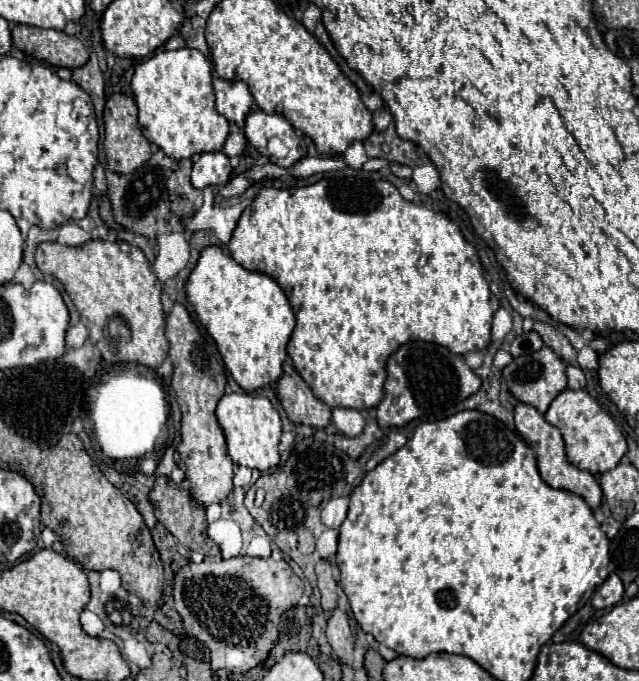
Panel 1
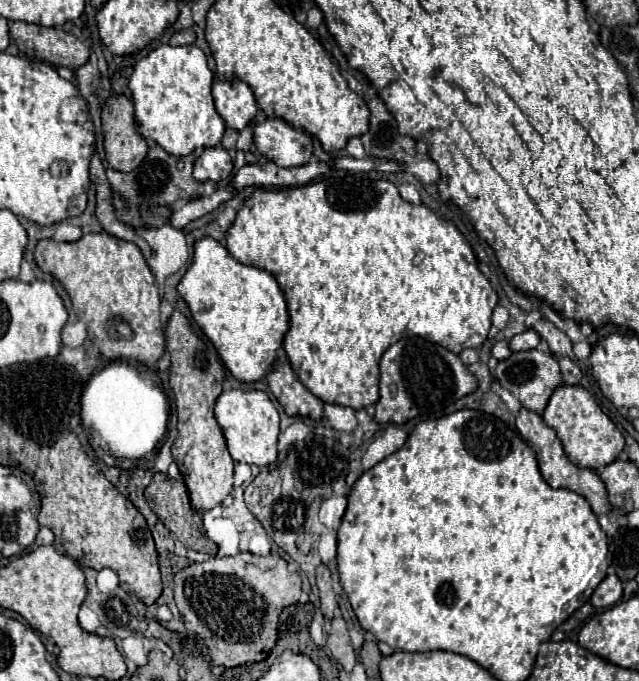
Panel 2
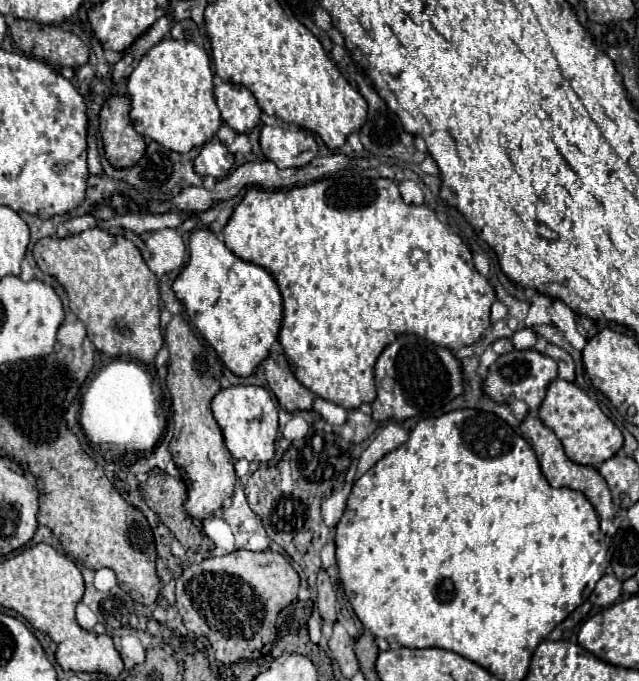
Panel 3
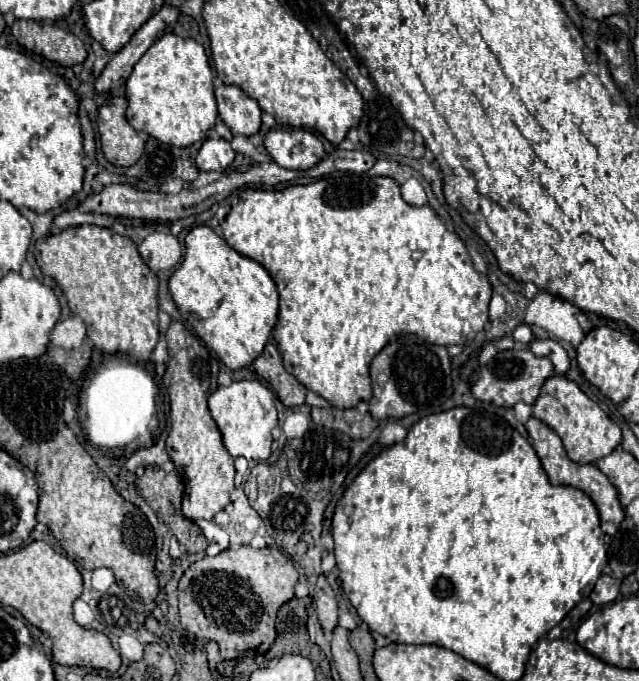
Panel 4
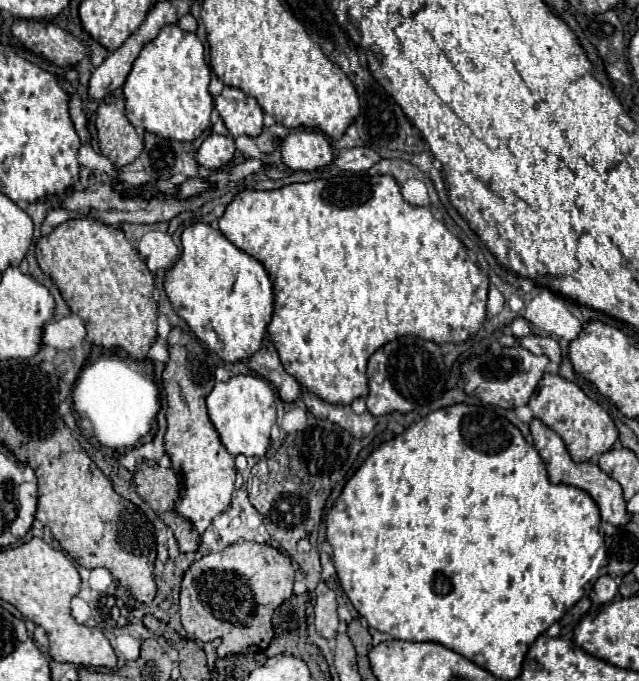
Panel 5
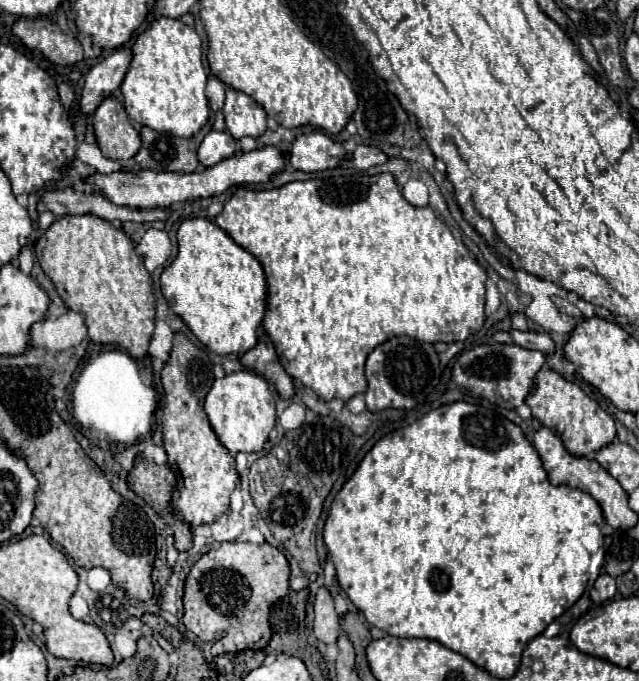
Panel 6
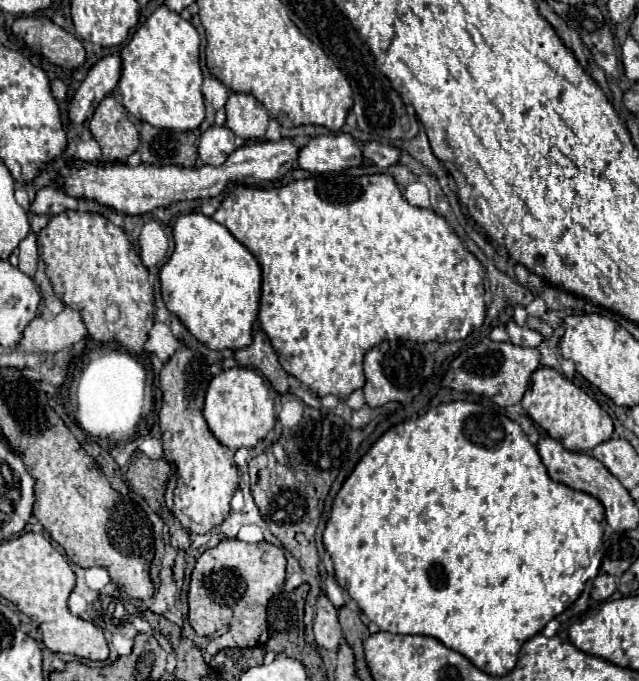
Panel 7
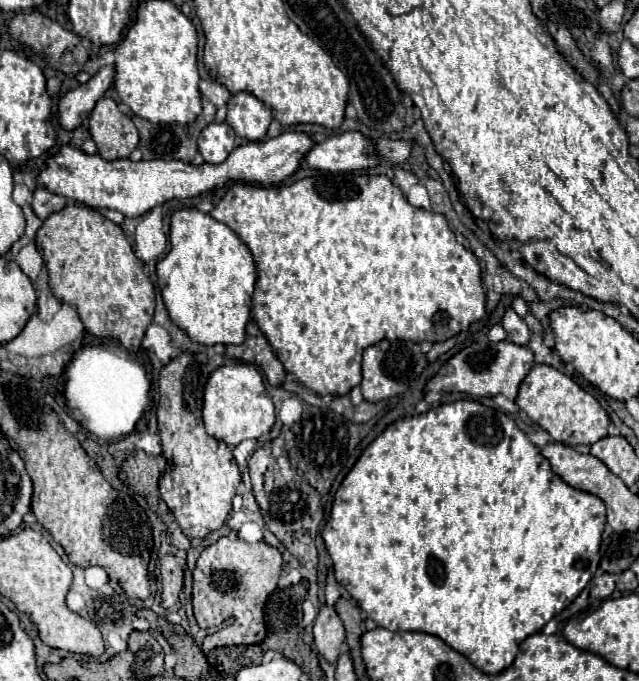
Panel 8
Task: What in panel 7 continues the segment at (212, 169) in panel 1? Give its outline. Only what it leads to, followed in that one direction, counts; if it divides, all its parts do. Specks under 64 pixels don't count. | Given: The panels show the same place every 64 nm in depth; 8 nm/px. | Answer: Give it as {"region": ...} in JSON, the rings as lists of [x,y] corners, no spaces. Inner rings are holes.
{"region":[[[210,126],[198,146],[198,154],[204,164],[220,166],[236,150],[236,136],[226,126]]]}

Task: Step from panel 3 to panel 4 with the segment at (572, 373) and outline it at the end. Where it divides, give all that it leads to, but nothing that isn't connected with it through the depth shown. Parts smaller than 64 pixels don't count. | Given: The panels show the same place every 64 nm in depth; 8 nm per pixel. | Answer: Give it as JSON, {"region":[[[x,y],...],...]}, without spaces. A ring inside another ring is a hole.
{"region":[[[534,340],[528,344],[528,348],[536,356],[550,358],[558,376],[566,376],[566,372],[570,370],[570,358],[568,358],[566,350],[556,340]]]}

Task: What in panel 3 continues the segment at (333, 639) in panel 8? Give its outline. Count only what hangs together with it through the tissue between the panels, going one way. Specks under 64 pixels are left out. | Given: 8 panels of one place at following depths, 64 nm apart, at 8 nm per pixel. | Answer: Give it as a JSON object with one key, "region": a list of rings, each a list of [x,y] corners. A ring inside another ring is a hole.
{"region":[[[324,568],[318,572],[316,586],[318,586],[318,610],[320,610],[320,616],[322,616],[324,622],[334,624],[336,622],[336,592],[334,592],[330,576],[328,576],[328,572]]]}

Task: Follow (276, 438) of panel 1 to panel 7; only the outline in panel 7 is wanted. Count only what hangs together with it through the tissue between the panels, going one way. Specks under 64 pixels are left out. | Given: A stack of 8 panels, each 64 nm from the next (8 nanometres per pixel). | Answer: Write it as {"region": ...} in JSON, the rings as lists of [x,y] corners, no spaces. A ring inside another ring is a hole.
{"region":[[[232,368],[224,370],[212,378],[206,402],[204,402],[204,418],[208,422],[210,432],[216,436],[220,444],[236,452],[238,448],[254,448],[264,436],[274,428],[274,400],[266,388],[264,378],[250,368]]]}

